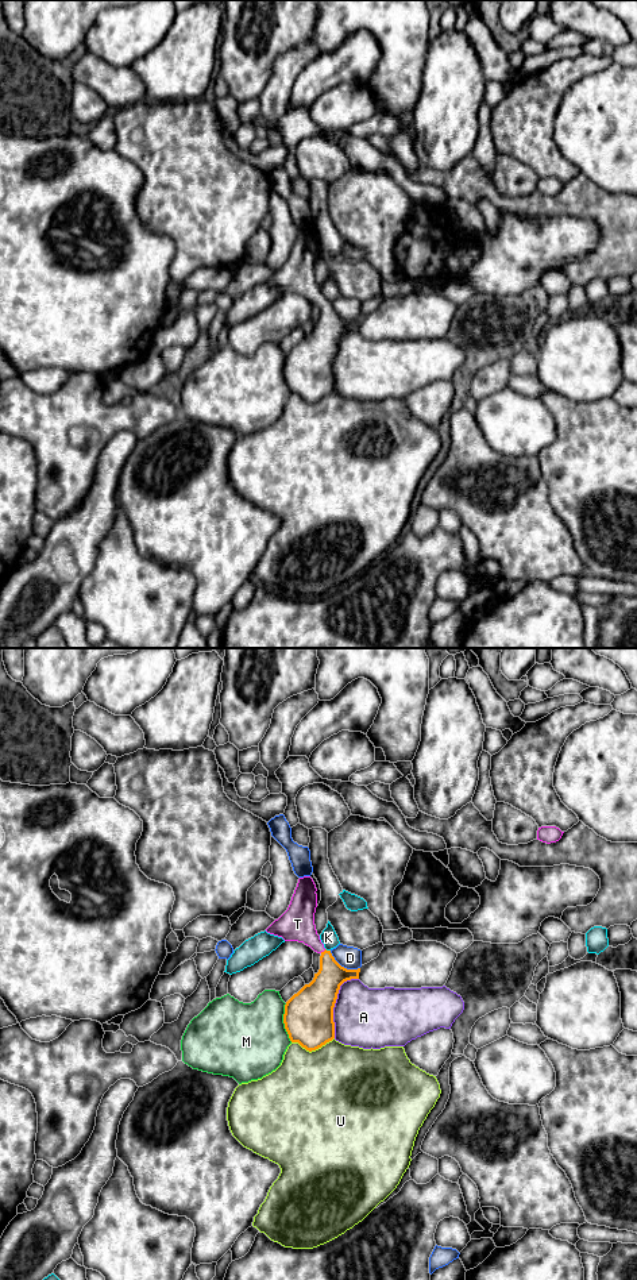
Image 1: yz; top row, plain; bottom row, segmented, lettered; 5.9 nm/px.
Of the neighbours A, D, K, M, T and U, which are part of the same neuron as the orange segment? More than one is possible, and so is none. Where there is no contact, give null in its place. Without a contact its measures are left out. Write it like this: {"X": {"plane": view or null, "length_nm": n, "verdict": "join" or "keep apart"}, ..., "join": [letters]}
{"A": {"plane": "yz", "length_nm": 380, "verdict": "keep apart"}, "D": {"plane": "yz", "length_nm": 220, "verdict": "keep apart"}, "K": {"plane": "yz", "length_nm": 40, "verdict": "keep apart"}, "M": {"plane": "yz", "length_nm": 240, "verdict": "keep apart"}, "T": {"plane": "yz", "length_nm": 40, "verdict": "join"}, "U": {"plane": "yz", "length_nm": 260, "verdict": "keep apart"}, "join": ["T"]}

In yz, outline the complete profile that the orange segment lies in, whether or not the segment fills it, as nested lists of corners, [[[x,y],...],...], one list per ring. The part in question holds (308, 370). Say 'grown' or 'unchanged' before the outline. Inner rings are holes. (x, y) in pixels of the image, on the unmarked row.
grown | [[[310,228],[300,230],[287,262],[266,281],[267,285],[282,289],[285,293],[304,294],[321,306],[318,324],[314,325],[309,336],[305,336],[286,354],[283,366],[283,375],[290,393],[298,394],[309,404],[321,400],[335,390],[333,359],[340,338],[347,332],[359,331],[360,324],[360,320],[347,321],[341,319],[331,302],[324,300],[314,277],[316,243],[316,236]]]

